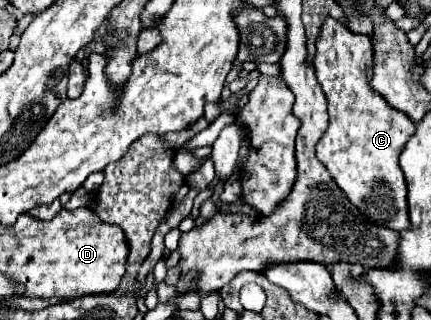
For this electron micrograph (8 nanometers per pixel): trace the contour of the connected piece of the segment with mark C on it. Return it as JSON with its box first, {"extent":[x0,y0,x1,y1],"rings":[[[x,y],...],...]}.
{"extent":[315,19,415,231],"rings":[[[327,19],[321,29],[321,39],[317,39],[315,53],[315,77],[321,85],[327,105],[329,105],[329,129],[325,131],[321,143],[317,143],[317,159],[325,163],[329,173],[333,173],[335,183],[345,191],[349,201],[373,223],[389,227],[393,231],[411,229],[407,213],[407,185],[403,171],[399,167],[399,155],[407,139],[415,133],[415,123],[401,111],[389,107],[383,95],[371,89],[369,81],[373,77],[373,45],[367,35],[351,33],[341,21]]]}

